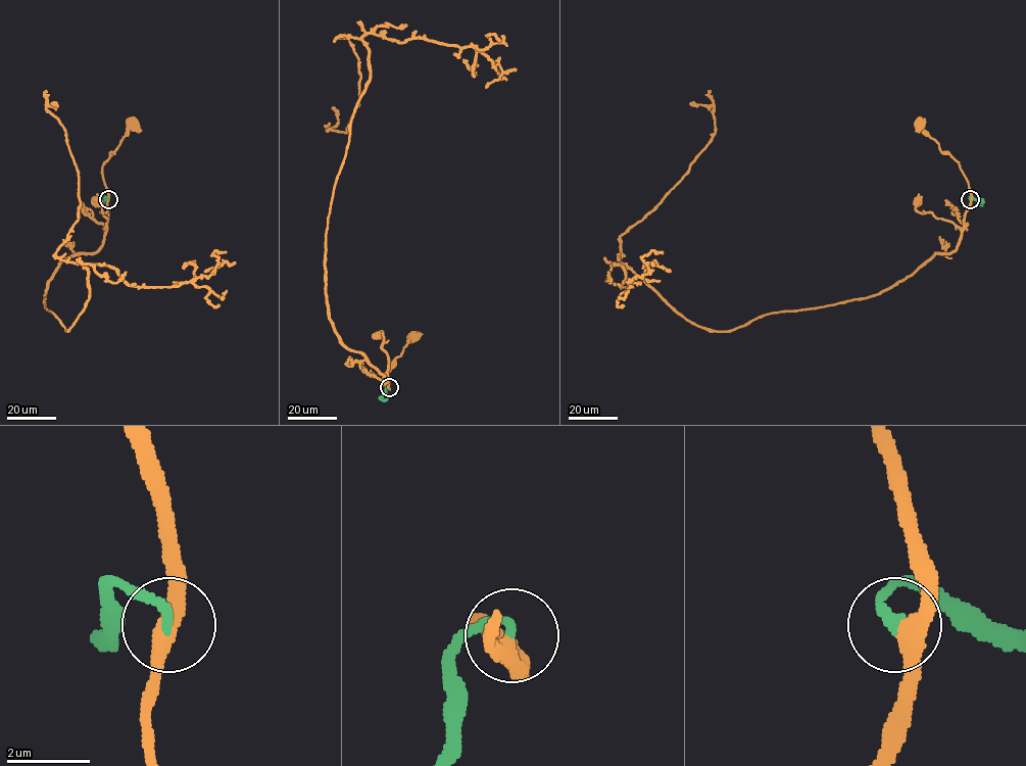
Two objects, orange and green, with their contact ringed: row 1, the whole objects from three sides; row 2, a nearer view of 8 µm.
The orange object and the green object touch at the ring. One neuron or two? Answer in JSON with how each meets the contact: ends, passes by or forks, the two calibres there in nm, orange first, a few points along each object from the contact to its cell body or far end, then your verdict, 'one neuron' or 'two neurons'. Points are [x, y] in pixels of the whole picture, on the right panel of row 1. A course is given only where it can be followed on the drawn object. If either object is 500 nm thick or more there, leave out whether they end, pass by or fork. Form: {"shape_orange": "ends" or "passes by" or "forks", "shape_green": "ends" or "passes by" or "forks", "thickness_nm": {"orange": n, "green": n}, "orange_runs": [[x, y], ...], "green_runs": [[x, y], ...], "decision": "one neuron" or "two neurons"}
{"shape_orange": "passes by", "shape_green": "ends", "thickness_nm": {"orange": 400, "green": 240}, "orange_runs": [[970, 199], [968, 181], [960, 165], [948, 153], [943, 153], [924, 129], [923, 121], [920, 122]], "green_runs": [[970, 199], [979, 199], [982, 205]], "decision": "one neuron"}

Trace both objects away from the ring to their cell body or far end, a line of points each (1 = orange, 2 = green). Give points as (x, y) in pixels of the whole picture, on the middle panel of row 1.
1: (389, 387), (383, 377), (394, 366), (406, 341), (412, 337)
2: (389, 387), (381, 399)

